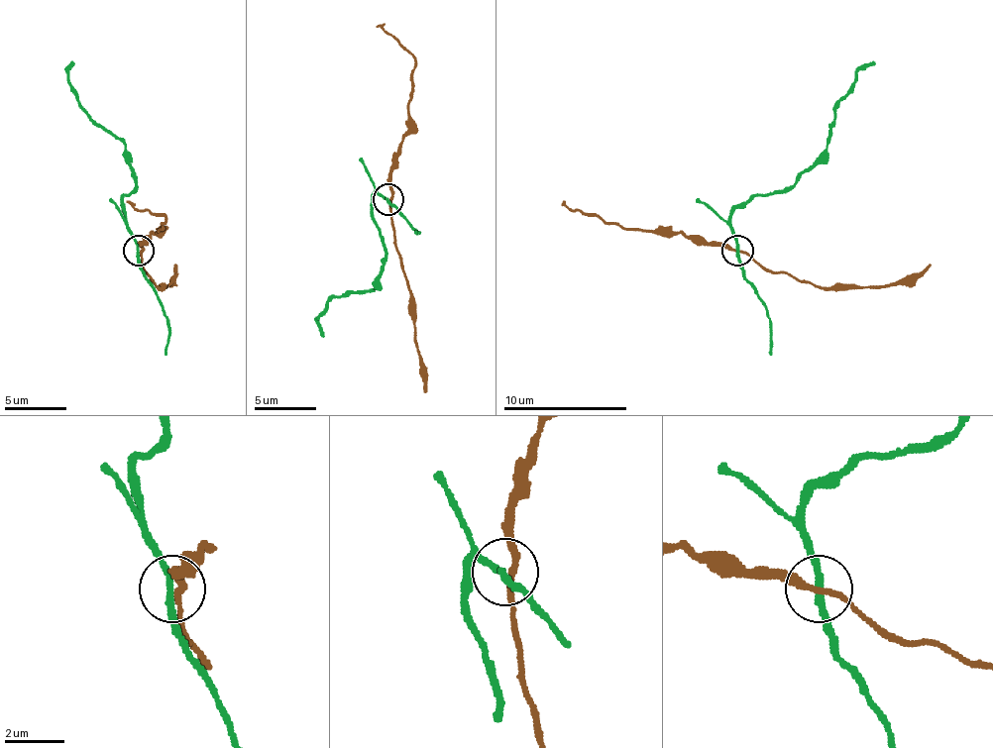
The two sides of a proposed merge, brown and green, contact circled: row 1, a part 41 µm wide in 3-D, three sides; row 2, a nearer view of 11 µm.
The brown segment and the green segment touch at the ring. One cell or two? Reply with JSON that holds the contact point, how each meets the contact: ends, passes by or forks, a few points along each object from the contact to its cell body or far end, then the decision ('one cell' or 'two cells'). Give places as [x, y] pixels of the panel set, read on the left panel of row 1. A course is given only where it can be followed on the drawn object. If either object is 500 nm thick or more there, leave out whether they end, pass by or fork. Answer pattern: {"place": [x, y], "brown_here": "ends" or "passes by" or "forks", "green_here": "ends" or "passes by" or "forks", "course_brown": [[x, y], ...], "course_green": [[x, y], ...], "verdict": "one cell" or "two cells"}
{"place": [139, 250], "brown_here": "passes by", "green_here": "passes by", "course_brown": [[141, 251], [144, 269], [160, 287], [168, 284], [174, 264]], "course_green": [[138, 251], [122, 198], [135, 186], [135, 167], [125, 146], [97, 124], [79, 103], [69, 72], [72, 62]], "verdict": "two cells"}

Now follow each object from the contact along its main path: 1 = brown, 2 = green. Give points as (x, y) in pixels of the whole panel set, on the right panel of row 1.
1: (736, 251), (746, 251), (767, 269), (823, 287), (903, 284), (931, 264)
2: (736, 251), (730, 214), (752, 198), (792, 186), (826, 146), (829, 124), (857, 72), (875, 62)

